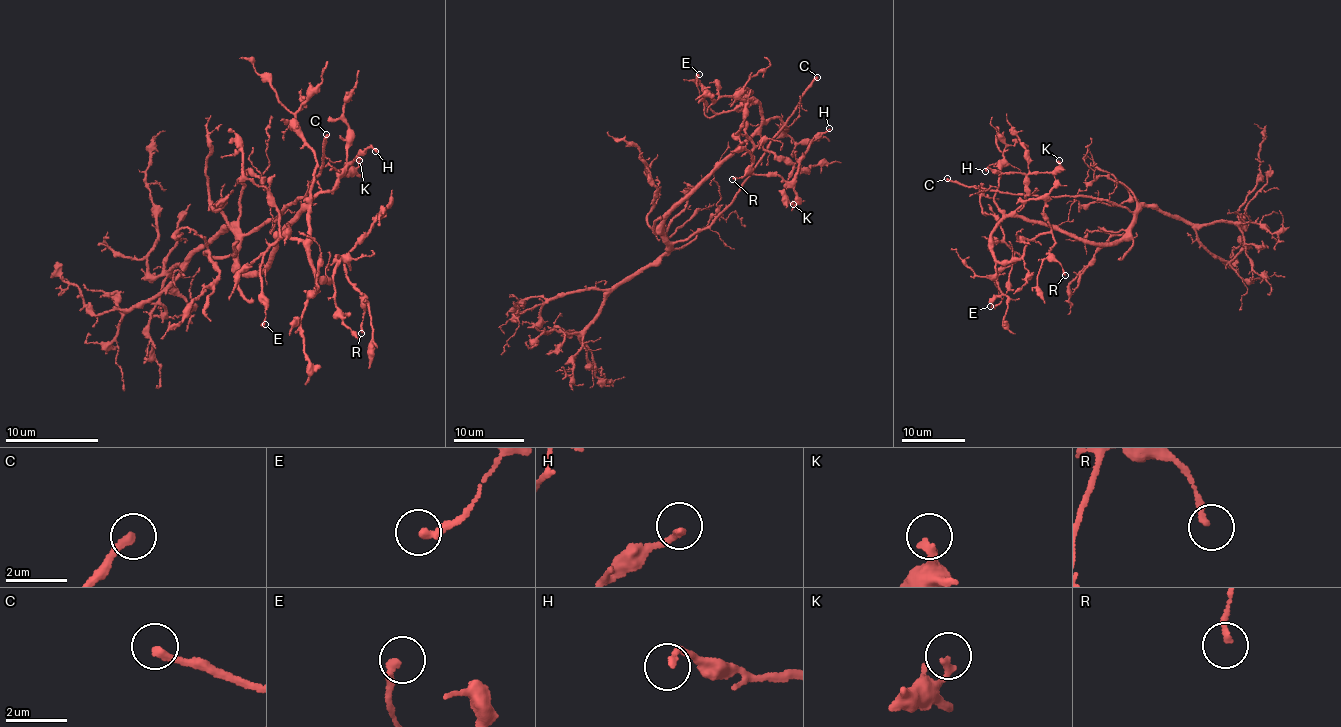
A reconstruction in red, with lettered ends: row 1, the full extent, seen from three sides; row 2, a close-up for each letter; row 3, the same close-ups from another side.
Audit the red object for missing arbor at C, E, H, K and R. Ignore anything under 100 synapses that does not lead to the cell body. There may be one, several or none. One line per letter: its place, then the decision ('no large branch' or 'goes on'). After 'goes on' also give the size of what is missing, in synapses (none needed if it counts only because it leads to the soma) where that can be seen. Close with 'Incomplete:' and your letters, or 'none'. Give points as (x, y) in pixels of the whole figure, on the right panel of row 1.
C: place (947, 178); goes on
E: place (990, 306); no large branch
H: place (985, 171); no large branch
K: place (1059, 160); no large branch
R: place (1065, 275); no large branch
Incomplete: C

